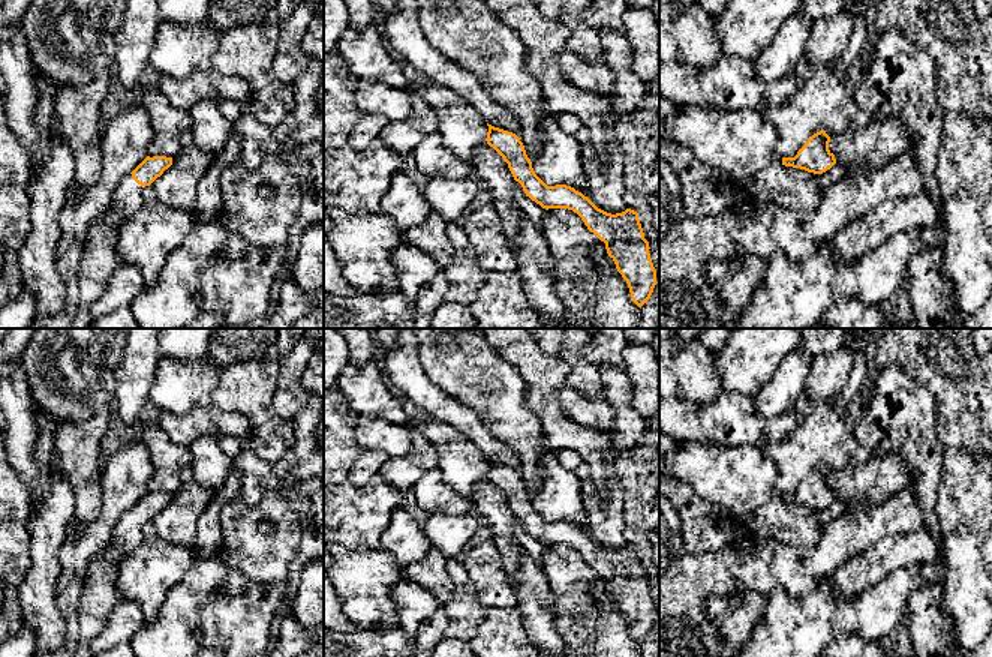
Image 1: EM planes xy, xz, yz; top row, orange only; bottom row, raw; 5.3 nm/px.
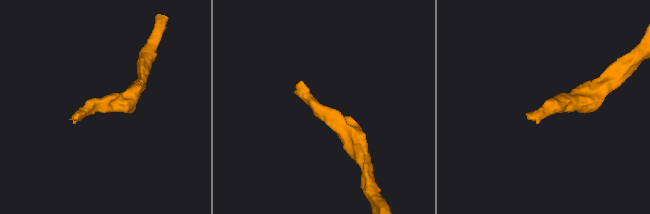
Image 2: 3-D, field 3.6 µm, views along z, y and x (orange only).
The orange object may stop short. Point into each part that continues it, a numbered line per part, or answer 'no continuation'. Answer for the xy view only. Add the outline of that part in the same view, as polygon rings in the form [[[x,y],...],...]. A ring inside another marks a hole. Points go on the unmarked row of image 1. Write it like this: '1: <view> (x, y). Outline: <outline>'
1: xy (128, 533). Outline: [[[129,510],[114,526],[111,537],[111,550],[120,560],[129,555],[145,538],[142,534],[144,522],[138,520],[132,510]]]

